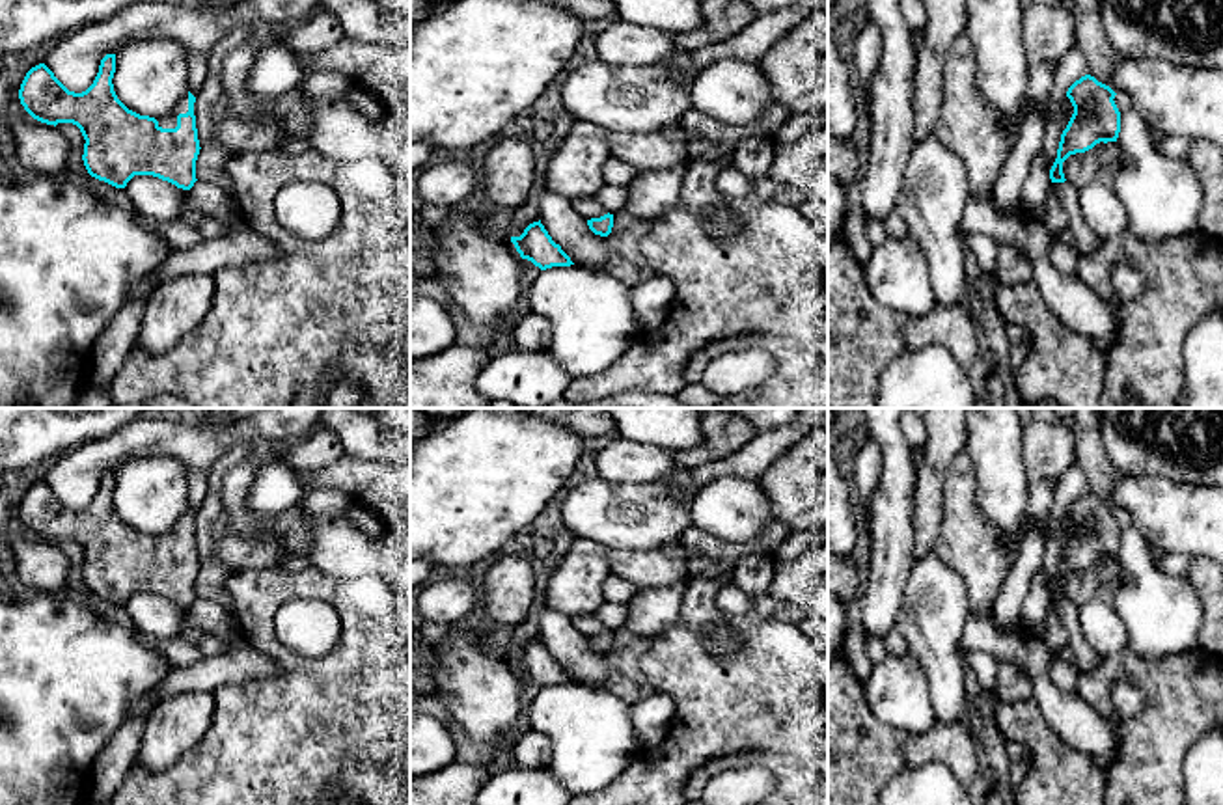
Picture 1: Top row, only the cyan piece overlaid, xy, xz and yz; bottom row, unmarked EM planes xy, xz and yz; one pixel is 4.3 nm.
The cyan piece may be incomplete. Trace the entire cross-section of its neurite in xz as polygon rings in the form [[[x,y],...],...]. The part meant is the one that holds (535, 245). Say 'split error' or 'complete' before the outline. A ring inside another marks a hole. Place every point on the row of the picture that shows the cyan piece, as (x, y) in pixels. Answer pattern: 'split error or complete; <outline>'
complete; [[[541,220],[529,224],[520,237],[511,237],[511,242],[522,259],[531,261],[541,270],[574,265],[561,246],[552,240]]]

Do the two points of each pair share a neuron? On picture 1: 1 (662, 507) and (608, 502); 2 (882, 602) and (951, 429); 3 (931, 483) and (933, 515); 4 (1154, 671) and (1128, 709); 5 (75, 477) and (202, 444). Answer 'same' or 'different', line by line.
1: same
2: different
3: same
4: different
5: same

